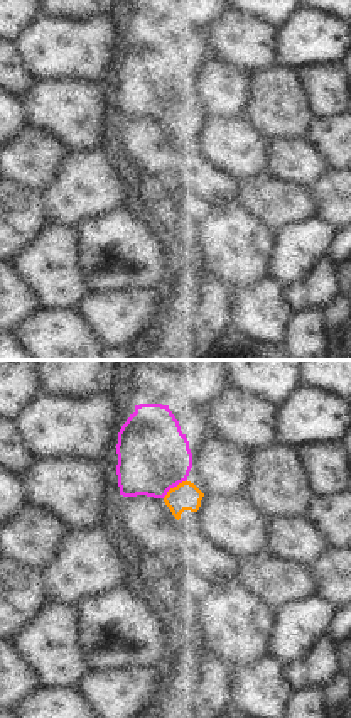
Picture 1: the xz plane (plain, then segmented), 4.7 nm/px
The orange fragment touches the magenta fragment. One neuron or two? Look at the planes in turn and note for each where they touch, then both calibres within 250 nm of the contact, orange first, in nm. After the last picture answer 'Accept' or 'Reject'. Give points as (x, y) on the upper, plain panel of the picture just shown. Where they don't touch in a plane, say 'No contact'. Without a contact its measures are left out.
Touches orange at (174, 108). Thickness 140 nm (orange) against 340 nm

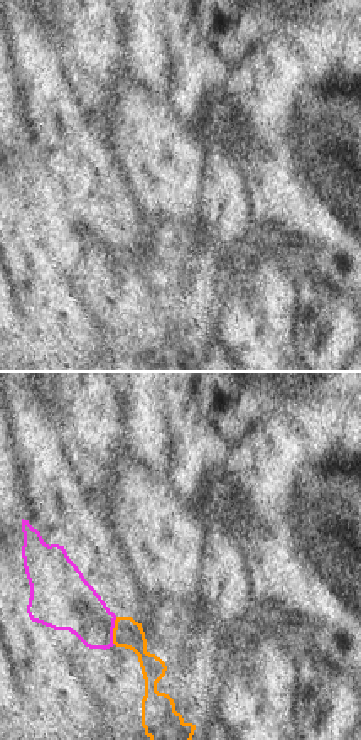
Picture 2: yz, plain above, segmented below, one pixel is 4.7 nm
Touches orange at (113, 252). Thickness 140 nm (orange) against 260 nm

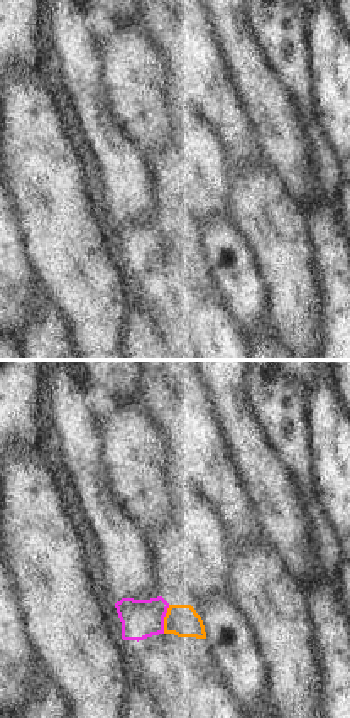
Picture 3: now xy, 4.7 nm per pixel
Touches orange at (164, 240). Thickness 150 nm (orange) against 190 nm

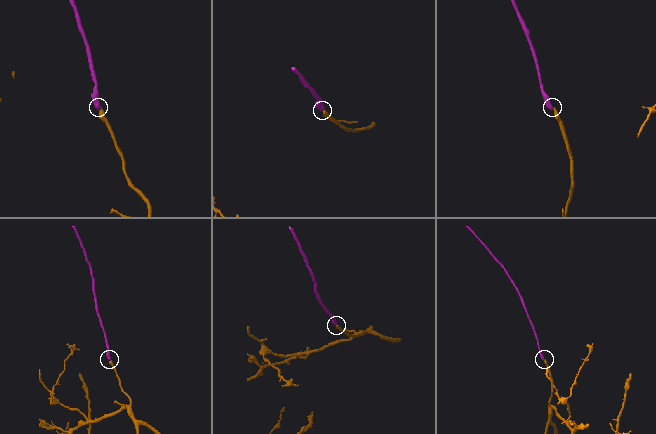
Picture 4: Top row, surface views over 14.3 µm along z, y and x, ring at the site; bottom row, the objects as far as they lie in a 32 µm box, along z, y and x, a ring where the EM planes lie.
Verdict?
Accept

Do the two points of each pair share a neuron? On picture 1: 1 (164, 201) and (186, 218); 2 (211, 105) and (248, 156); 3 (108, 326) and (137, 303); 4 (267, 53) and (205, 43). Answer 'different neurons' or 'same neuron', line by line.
1: same neuron
2: different neurons
3: same neuron
4: same neuron

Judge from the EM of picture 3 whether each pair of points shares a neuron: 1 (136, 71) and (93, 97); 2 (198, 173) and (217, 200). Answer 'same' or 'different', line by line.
1: different
2: same

